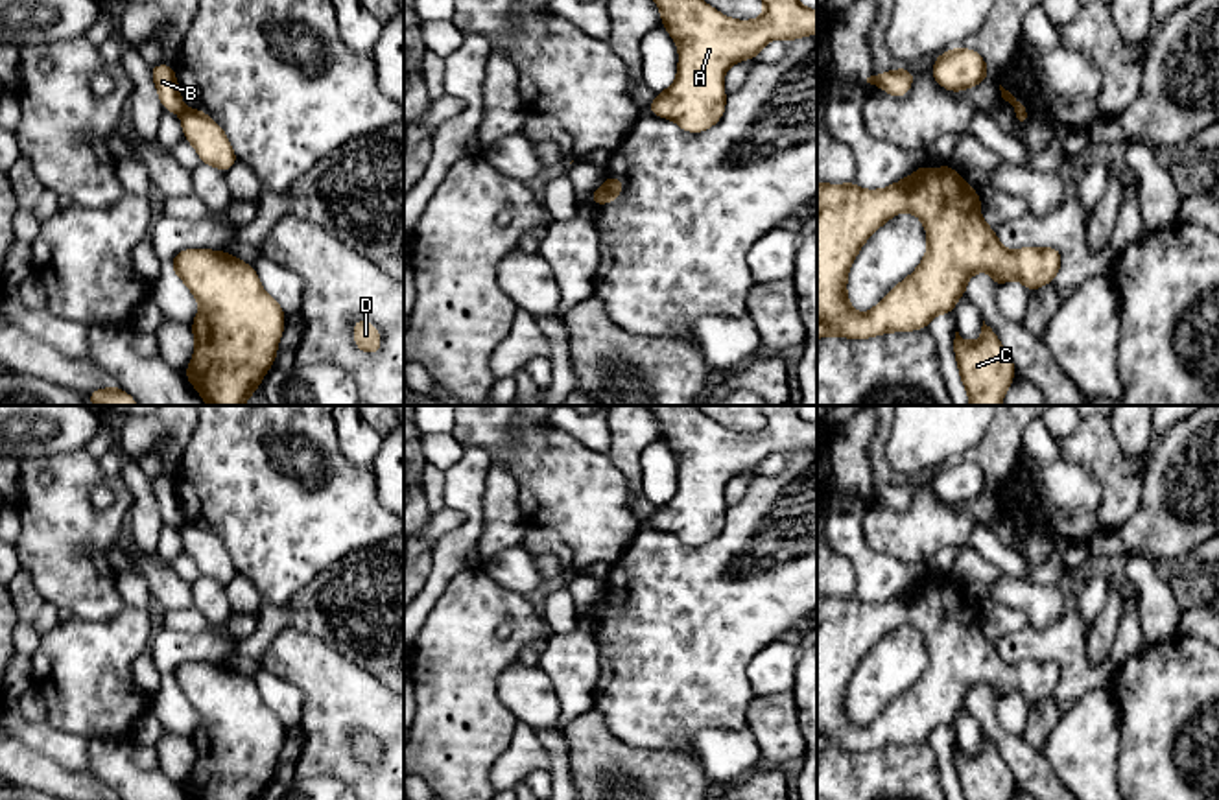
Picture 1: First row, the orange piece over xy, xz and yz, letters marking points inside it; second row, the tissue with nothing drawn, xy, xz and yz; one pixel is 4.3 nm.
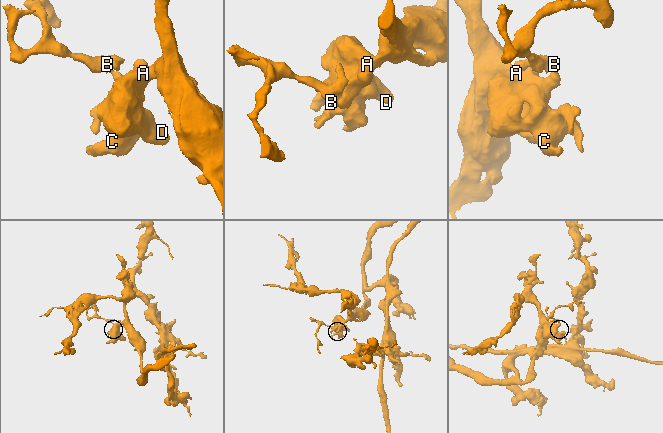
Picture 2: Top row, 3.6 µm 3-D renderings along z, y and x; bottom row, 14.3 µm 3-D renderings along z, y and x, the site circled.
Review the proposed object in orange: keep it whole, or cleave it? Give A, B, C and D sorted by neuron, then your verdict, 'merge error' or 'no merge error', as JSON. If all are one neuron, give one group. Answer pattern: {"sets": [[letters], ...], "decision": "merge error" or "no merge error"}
{"sets": [["A", "C", "D"], ["B"]], "decision": "merge error"}

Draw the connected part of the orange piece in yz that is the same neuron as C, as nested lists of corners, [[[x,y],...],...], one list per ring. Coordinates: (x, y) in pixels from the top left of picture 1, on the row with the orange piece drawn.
[[[985,321],[977,343],[955,332],[953,354],[970,406],[1001,406],[1016,367],[996,332]]]

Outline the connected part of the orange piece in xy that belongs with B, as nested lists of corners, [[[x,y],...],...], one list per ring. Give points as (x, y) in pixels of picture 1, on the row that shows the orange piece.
[[[155,65],[155,66],[149,66],[149,72],[157,87],[162,109],[183,114],[186,107],[181,100],[175,68],[172,65]]]

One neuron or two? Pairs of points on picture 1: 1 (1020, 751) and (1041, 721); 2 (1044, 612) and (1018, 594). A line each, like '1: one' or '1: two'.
1: two
2: one

